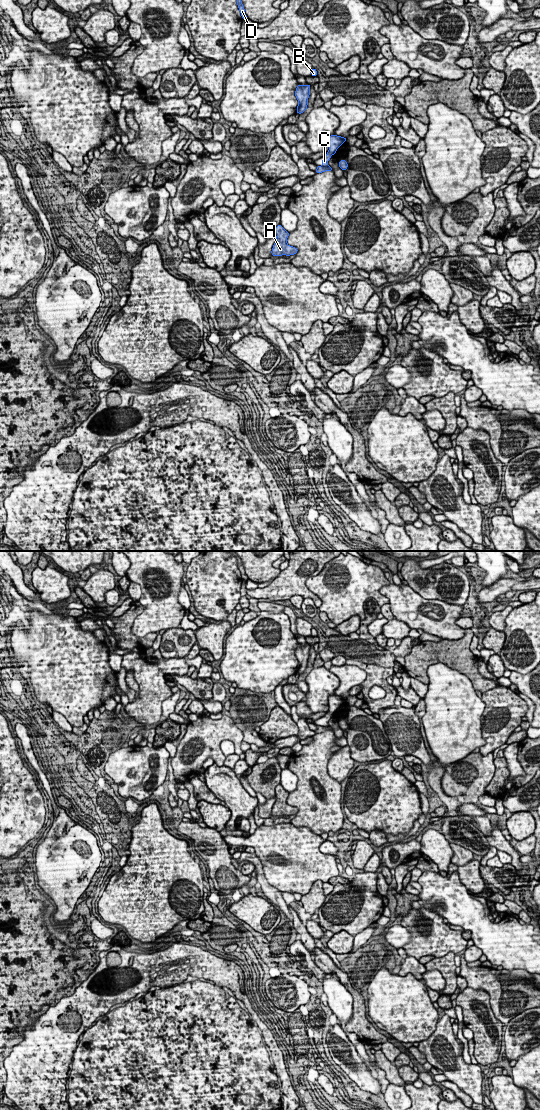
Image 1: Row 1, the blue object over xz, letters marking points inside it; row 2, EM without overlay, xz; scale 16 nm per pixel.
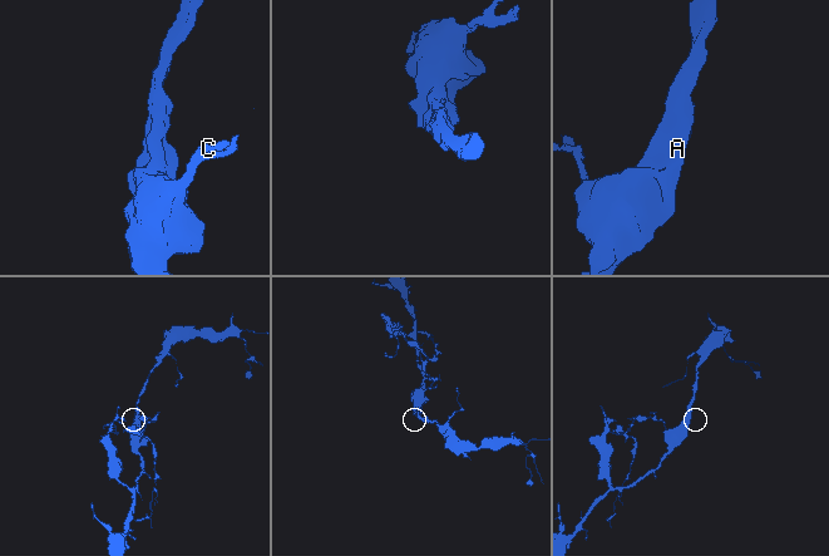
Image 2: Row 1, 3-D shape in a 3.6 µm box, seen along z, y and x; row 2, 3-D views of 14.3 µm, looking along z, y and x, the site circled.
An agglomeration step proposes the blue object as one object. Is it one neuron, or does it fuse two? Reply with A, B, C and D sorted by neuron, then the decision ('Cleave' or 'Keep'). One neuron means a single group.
Groups: A D / B C. Cleave

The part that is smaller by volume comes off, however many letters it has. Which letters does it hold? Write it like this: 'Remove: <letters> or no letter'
Remove: B, C

